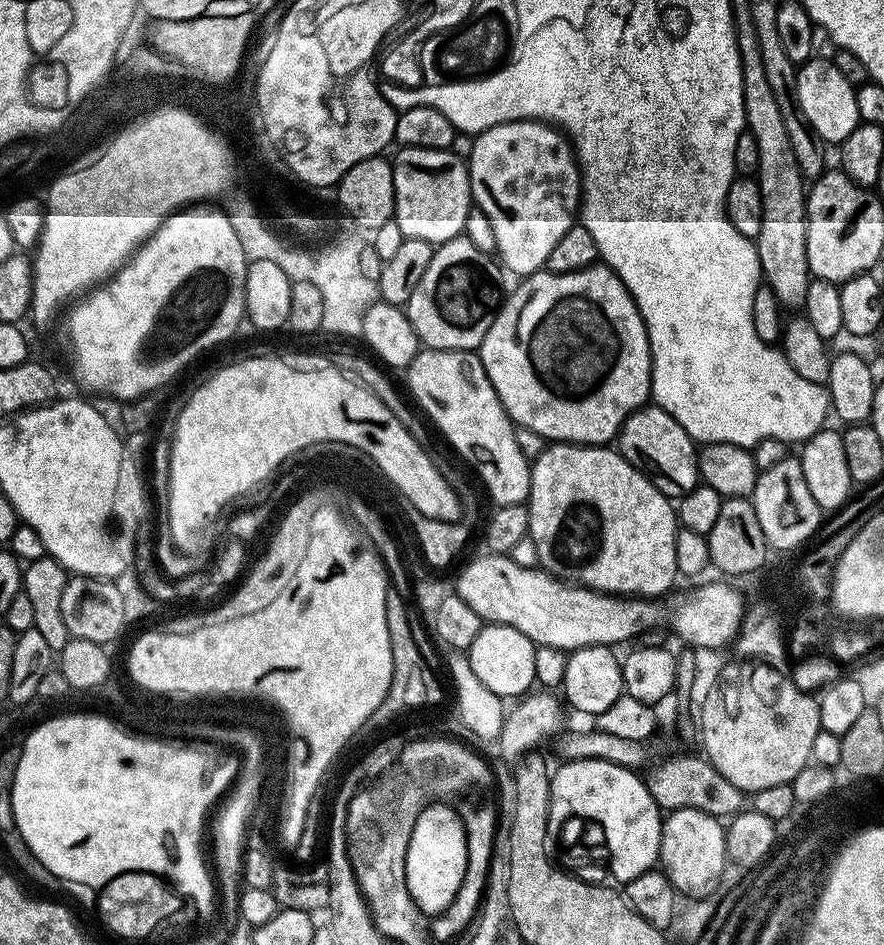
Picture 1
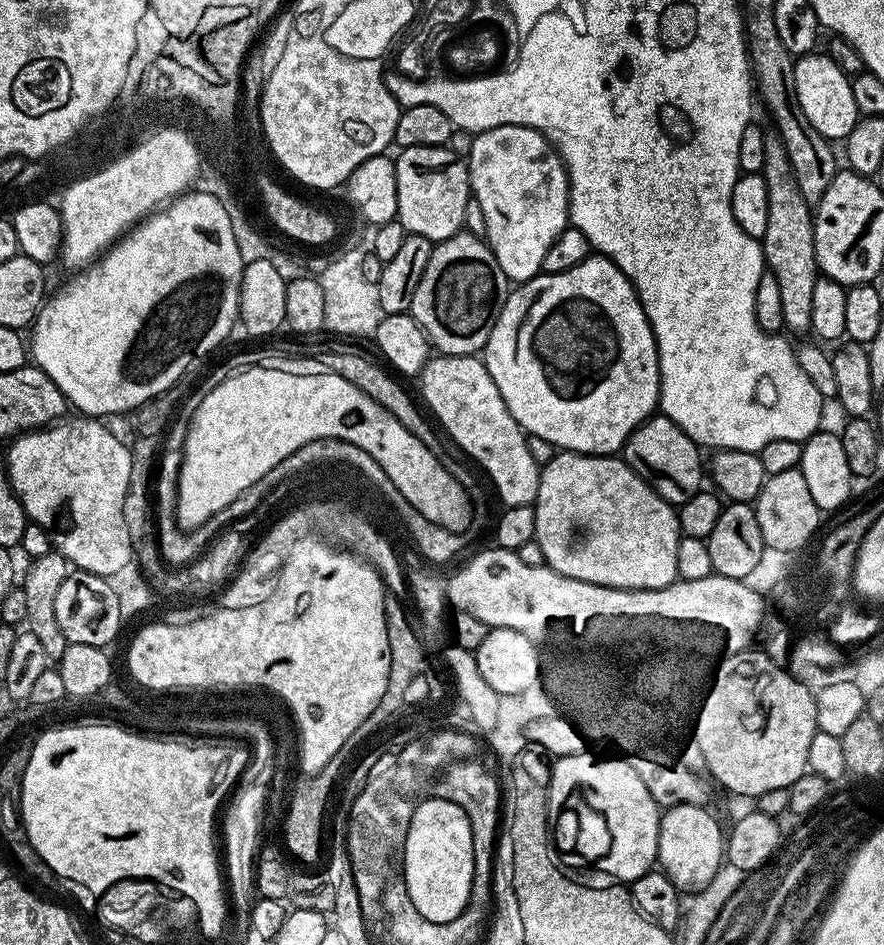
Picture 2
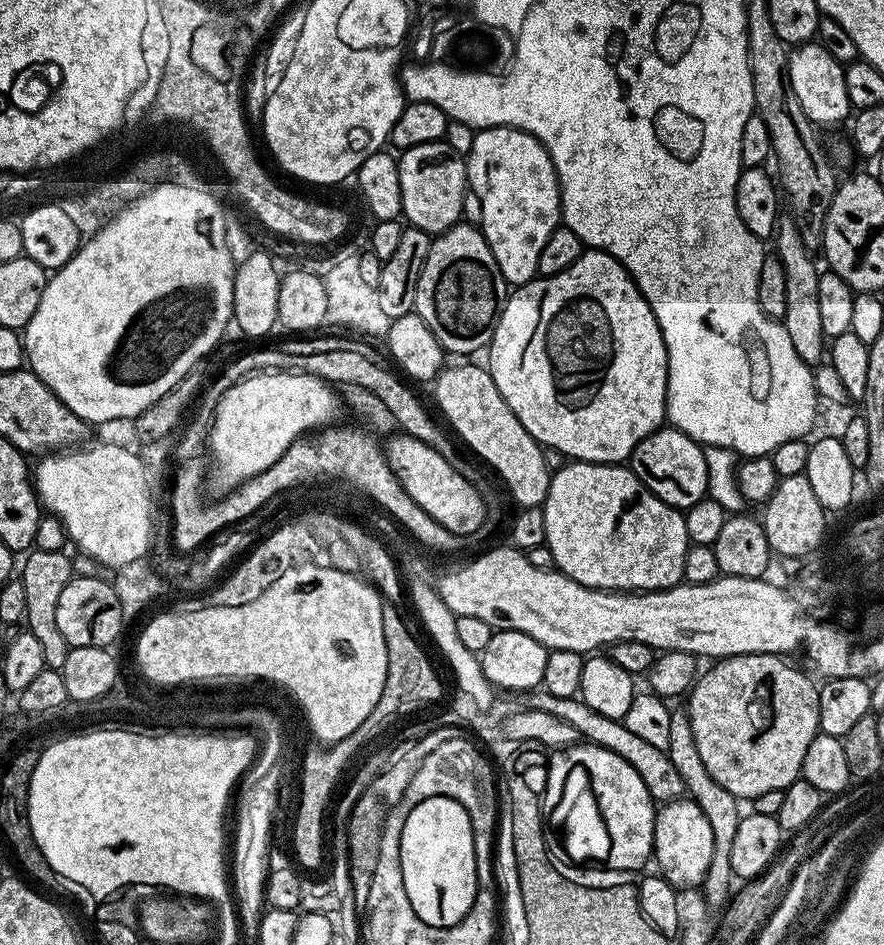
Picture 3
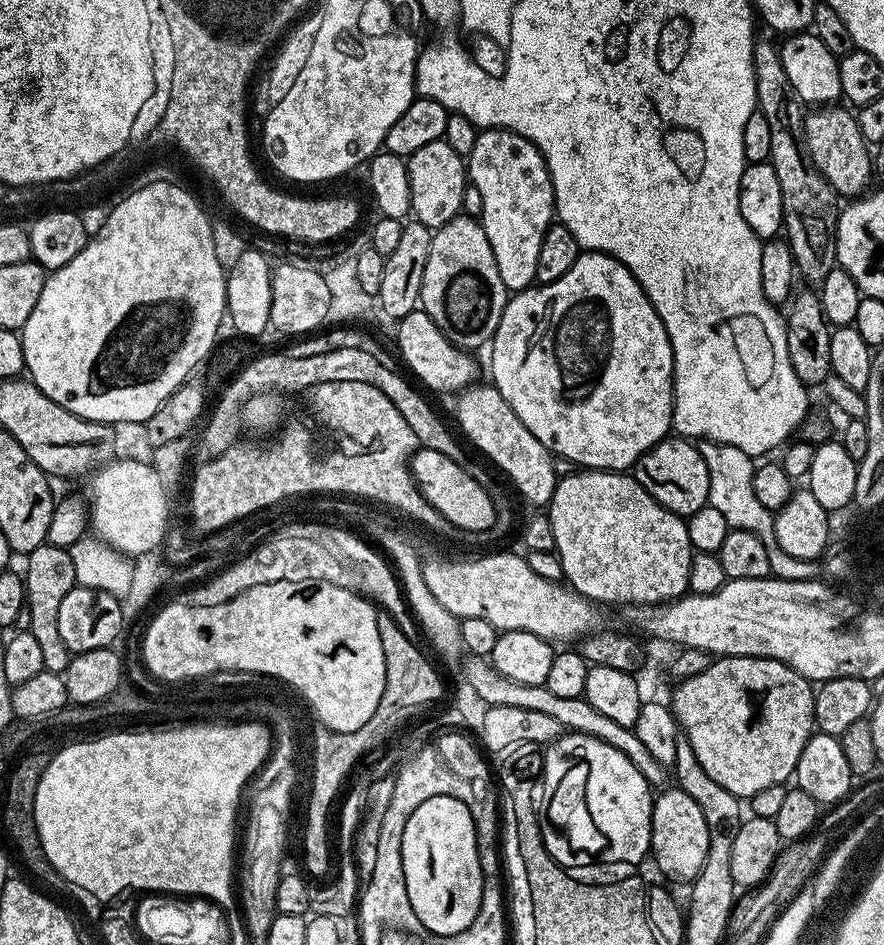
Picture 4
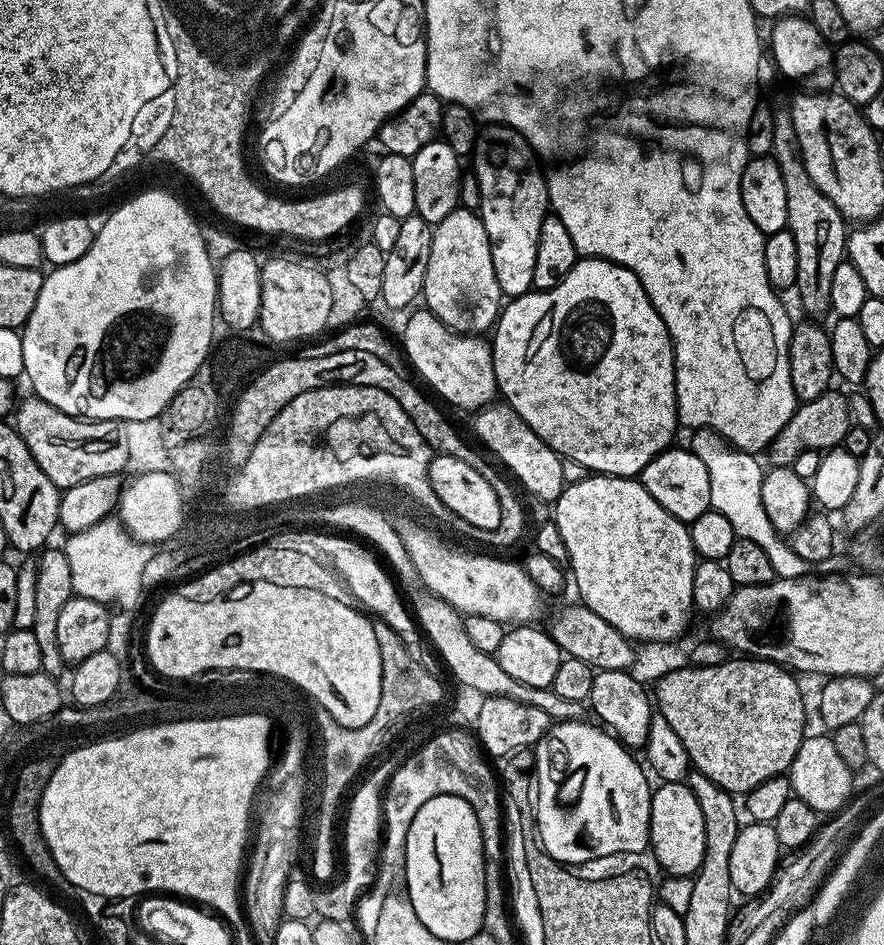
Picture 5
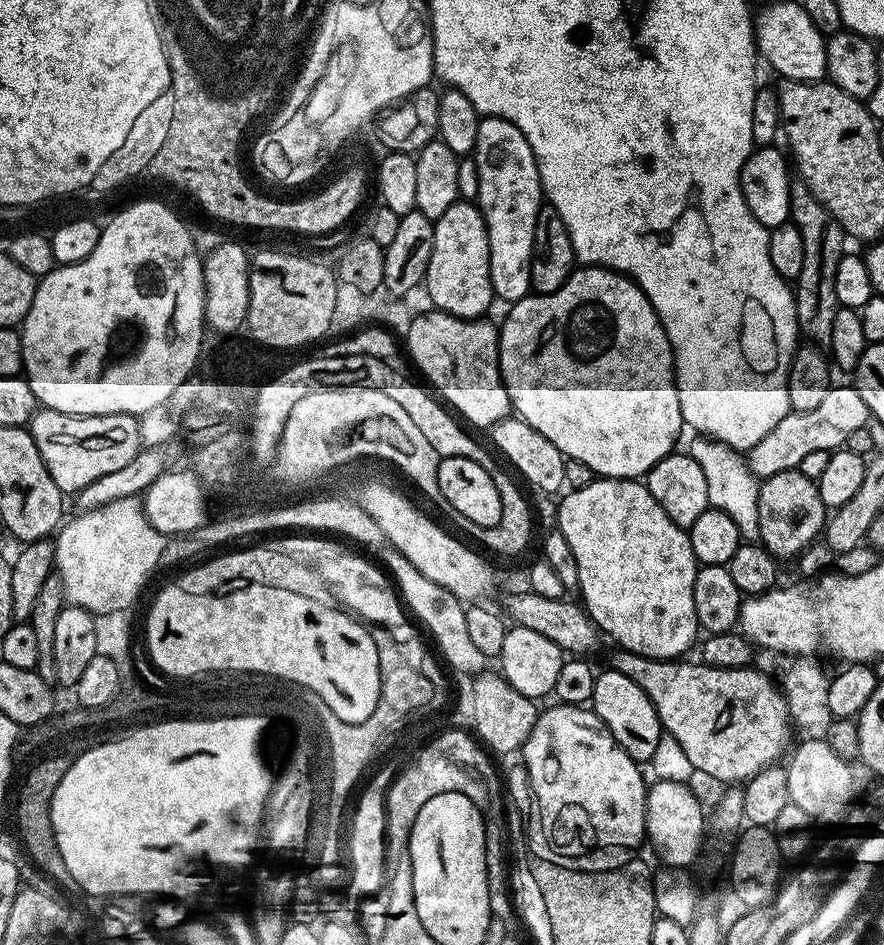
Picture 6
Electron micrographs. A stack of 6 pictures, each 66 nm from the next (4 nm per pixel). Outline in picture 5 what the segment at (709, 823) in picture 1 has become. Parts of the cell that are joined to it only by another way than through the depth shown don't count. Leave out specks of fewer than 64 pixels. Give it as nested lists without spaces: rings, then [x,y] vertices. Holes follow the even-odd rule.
[[[664,782],[659,786],[661,788],[657,787],[652,793],[648,827],[650,852],[656,855],[668,876],[691,878],[702,866],[706,846],[706,830],[702,826],[702,810],[698,810],[698,798],[694,798],[684,782]]]

